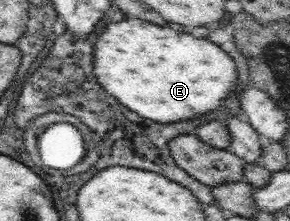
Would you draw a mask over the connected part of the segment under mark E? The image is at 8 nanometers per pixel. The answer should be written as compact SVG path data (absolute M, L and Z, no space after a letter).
M125 18L120 21L111 22L97 35L92 51L92 73L105 92L113 94L121 104L125 104L133 112L155 122L179 122L215 110L221 104L221 100L233 90L237 80L235 62L217 44L203 38L193 38L183 32L175 32L167 26L161 28L143 20Z

